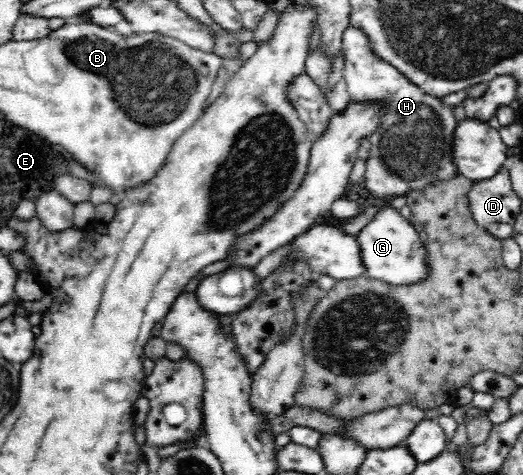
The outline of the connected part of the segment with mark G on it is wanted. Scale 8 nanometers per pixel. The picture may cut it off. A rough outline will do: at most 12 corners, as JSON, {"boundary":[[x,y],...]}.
{"boundary":[[390,205],[358,232],[368,277],[429,280],[420,229]]}

